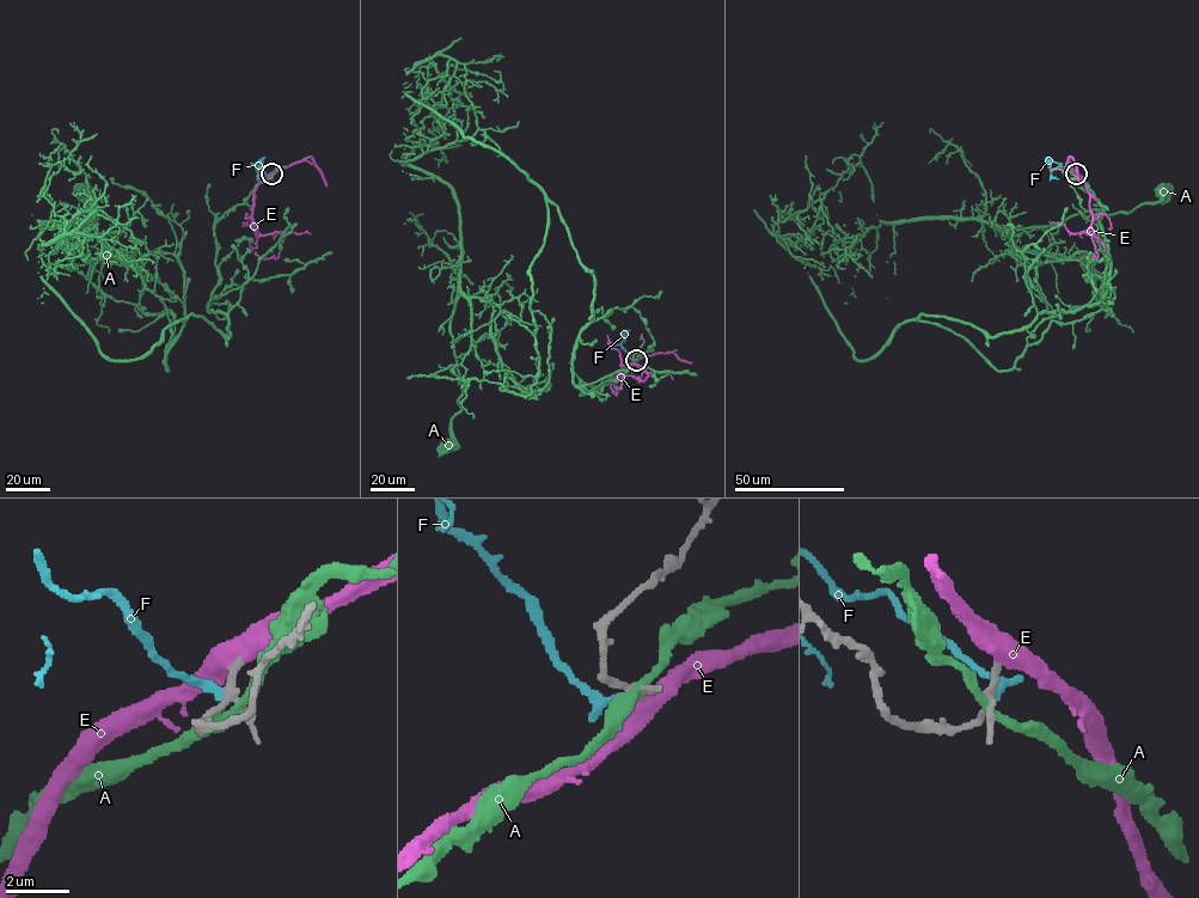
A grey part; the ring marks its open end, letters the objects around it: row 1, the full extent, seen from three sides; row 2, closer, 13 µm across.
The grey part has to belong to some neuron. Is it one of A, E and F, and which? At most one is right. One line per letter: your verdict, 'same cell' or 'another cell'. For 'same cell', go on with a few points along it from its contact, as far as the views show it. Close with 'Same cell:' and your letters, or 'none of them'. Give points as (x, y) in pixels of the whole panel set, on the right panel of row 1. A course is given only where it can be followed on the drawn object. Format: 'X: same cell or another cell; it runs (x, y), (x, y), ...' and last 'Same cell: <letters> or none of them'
A: another cell
E: same cell; it runs (1076, 173), (1089, 191), (1093, 221), (1081, 236), (1090, 236), (1097, 256), (1092, 258), (1092, 252)
F: another cell
Same cell: E

